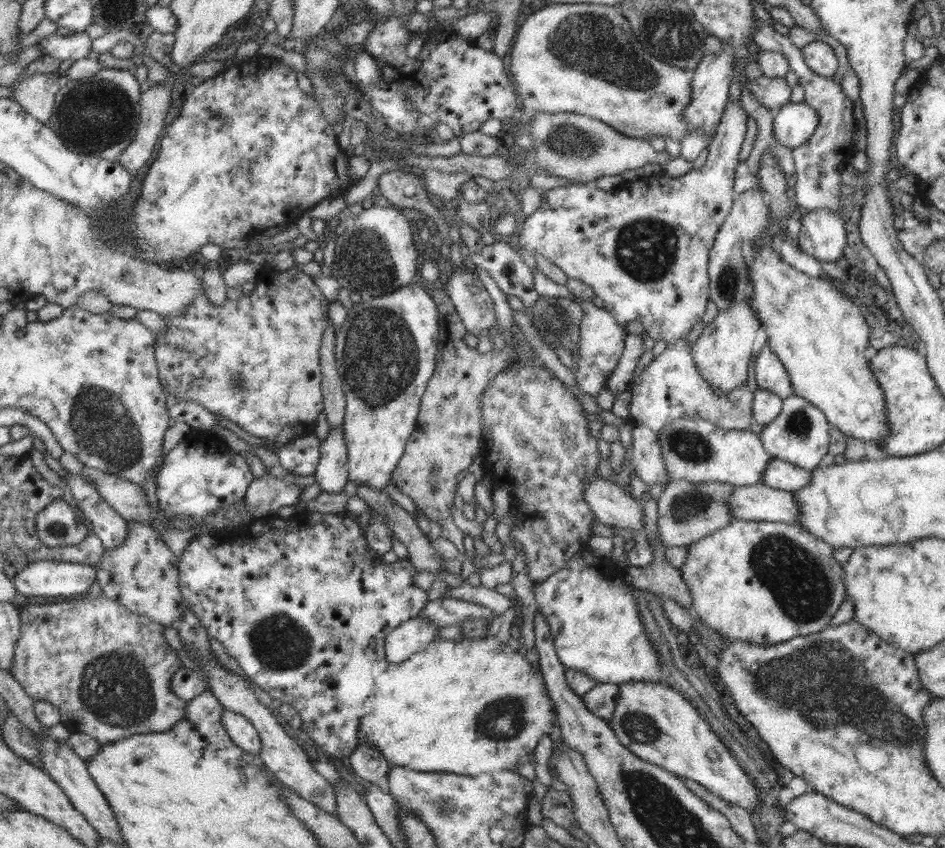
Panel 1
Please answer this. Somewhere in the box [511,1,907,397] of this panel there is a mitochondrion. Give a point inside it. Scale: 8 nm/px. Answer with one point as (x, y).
(589, 43)

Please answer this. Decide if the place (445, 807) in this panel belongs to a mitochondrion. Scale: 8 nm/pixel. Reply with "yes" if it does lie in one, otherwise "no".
yes

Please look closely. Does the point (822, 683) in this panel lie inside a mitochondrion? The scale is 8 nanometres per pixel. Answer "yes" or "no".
yes

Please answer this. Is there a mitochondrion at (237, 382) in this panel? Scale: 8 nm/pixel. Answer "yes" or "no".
yes

